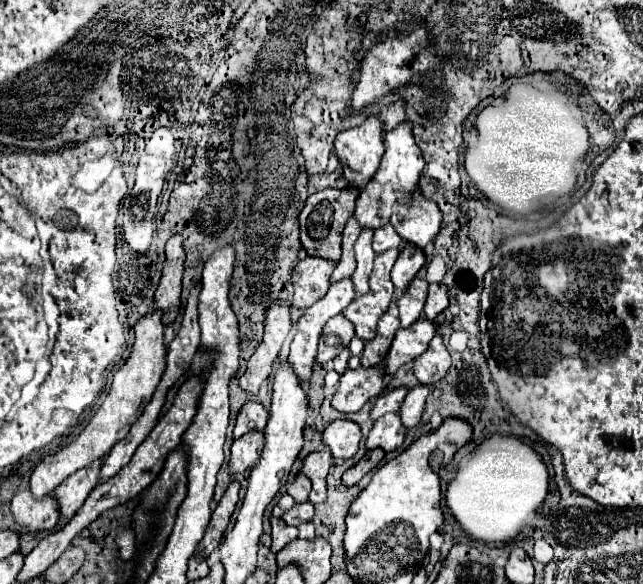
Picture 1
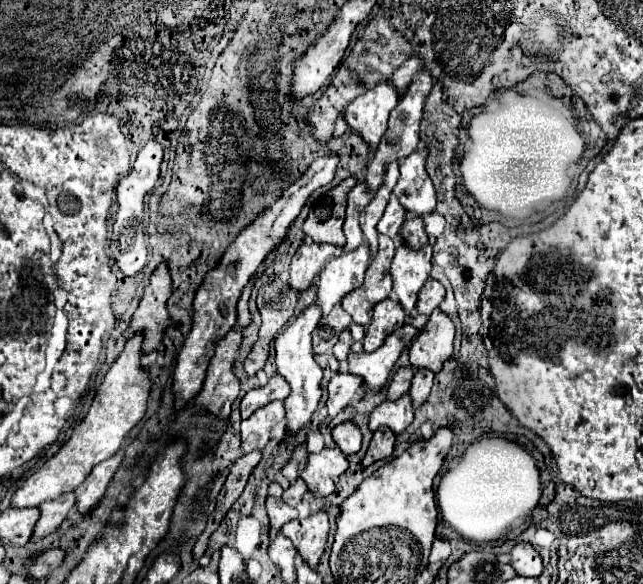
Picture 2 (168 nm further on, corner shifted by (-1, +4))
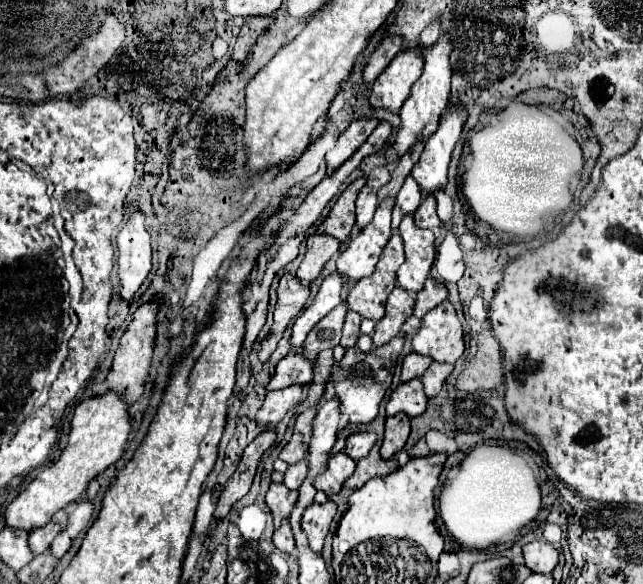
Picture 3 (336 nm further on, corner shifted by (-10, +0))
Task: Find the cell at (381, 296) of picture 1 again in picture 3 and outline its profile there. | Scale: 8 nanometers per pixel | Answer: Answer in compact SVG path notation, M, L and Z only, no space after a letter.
M392 234L386 244L382 258L370 278L358 280L348 294L348 308L358 312L362 318L380 322L384 316L384 304L390 292L396 288L396 272L404 262L404 248L400 234Z

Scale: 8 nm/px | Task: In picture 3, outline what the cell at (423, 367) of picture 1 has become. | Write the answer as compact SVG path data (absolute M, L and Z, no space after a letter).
M450 300L436 306L422 318L422 328L412 340L416 354L430 356L436 362L454 364L464 352L464 332Z

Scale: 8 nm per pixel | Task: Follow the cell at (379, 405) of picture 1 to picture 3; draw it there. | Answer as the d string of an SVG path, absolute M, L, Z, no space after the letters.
M408 354L406 358L404 358L404 364L402 364L402 376L400 376L400 380L402 382L410 382L410 380L414 380L414 378L422 378L422 374L426 372L426 368L430 366L430 358L426 358L426 356L420 356L420 354Z

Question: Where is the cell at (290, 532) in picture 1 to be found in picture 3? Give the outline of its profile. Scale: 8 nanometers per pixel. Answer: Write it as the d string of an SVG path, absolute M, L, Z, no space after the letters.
M274 484L270 486L268 494L266 494L266 504L268 508L272 510L272 516L274 516L274 526L280 528L282 520L290 518L294 506L296 506L296 500L298 500L298 492L292 492L288 490L284 484Z

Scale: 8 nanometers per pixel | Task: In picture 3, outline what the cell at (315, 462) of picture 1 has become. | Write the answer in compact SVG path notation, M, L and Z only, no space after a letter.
M338 452L338 454L330 456L326 470L316 476L314 488L326 492L328 496L336 494L336 492L340 492L342 484L346 482L346 478L354 472L354 468L356 468L354 460L350 460L344 452Z

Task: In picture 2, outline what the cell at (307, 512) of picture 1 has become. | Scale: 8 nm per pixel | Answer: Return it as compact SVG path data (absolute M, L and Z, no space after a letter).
M297 478L285 492L283 492L283 500L289 504L289 506L297 506L303 498L303 494L307 492L307 486L301 478Z

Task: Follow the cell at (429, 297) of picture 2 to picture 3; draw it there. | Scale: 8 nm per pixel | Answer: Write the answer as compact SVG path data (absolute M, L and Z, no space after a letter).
M428 278L426 280L426 286L422 292L418 292L416 296L416 304L414 304L414 316L422 318L426 316L430 310L434 310L440 302L444 302L448 298L448 290L442 282L434 280L434 278Z

